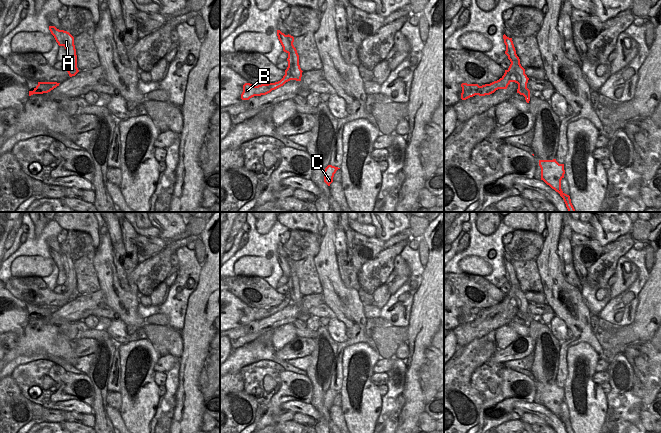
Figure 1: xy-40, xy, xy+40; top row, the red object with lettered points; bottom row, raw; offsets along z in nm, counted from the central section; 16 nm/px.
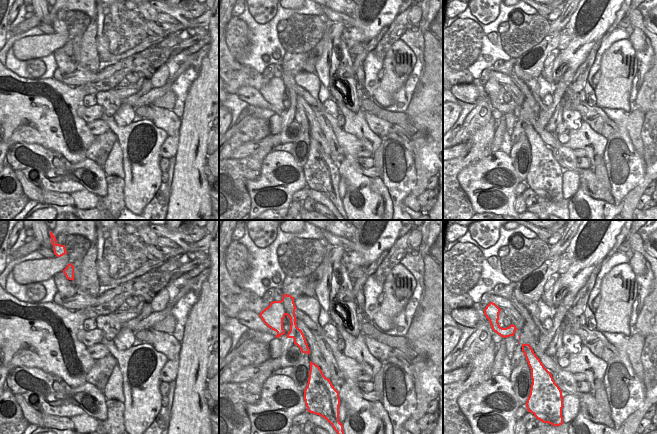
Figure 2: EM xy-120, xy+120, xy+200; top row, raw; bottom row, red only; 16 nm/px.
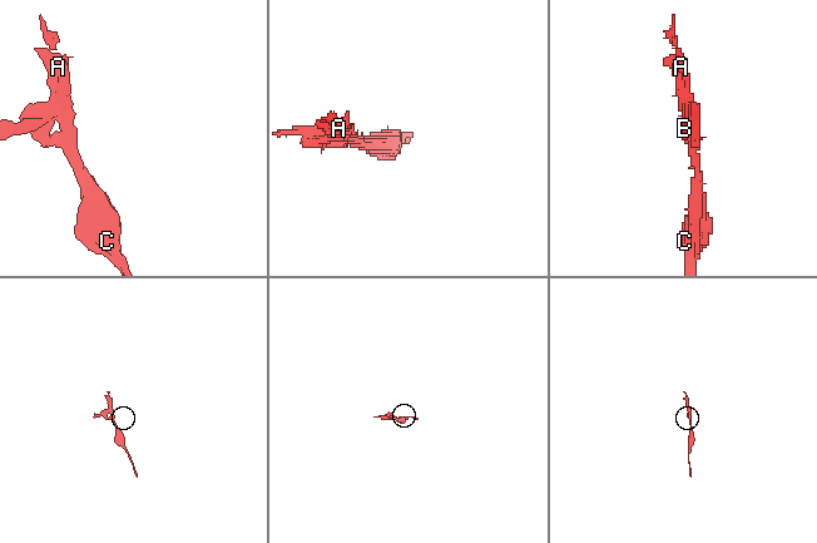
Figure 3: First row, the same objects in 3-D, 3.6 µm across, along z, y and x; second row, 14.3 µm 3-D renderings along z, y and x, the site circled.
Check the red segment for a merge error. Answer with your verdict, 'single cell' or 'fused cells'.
fused cells

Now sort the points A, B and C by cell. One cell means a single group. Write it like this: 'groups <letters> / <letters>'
groups A C / B

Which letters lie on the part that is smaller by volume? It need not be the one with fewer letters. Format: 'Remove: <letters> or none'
Remove: B

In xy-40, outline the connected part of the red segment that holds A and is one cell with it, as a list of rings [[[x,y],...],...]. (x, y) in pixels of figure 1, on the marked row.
[[[49,26],[51,34],[54,36],[59,46],[66,49],[66,57],[64,59],[65,68],[70,77],[75,76],[79,70],[77,68],[77,55],[74,45],[74,37],[67,31],[59,30],[55,26]]]

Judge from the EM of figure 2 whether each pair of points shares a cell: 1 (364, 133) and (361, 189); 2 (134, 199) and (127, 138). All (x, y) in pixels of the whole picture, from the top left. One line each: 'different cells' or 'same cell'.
1: different cells
2: same cell

